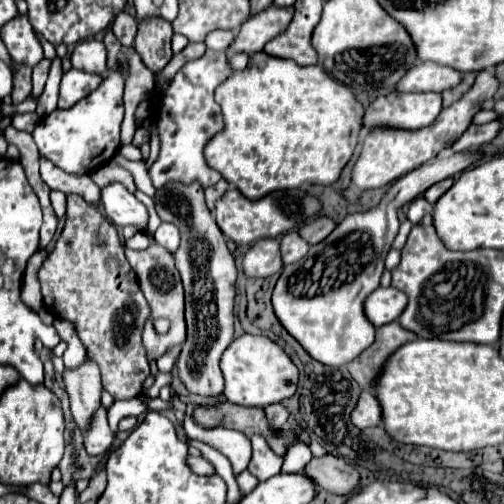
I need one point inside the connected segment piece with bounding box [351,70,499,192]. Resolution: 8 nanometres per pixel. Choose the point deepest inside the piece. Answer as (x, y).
(385, 156)

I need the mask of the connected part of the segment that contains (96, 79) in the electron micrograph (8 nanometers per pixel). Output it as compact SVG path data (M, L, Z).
M71 68L63 74L61 92L59 92L59 108L71 108L75 102L89 96L101 84L101 76L93 76L81 70Z

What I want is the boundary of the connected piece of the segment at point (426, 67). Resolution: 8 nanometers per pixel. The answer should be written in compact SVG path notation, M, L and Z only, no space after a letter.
M419 62L407 72L405 80L397 84L401 92L443 92L461 84L463 72L453 70L449 66L433 64L433 62Z

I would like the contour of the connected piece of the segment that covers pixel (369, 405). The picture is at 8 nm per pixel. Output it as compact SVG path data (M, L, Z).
M363 390L353 410L353 424L363 430L369 426L381 426L381 422L383 422L383 410L377 396L369 390Z

